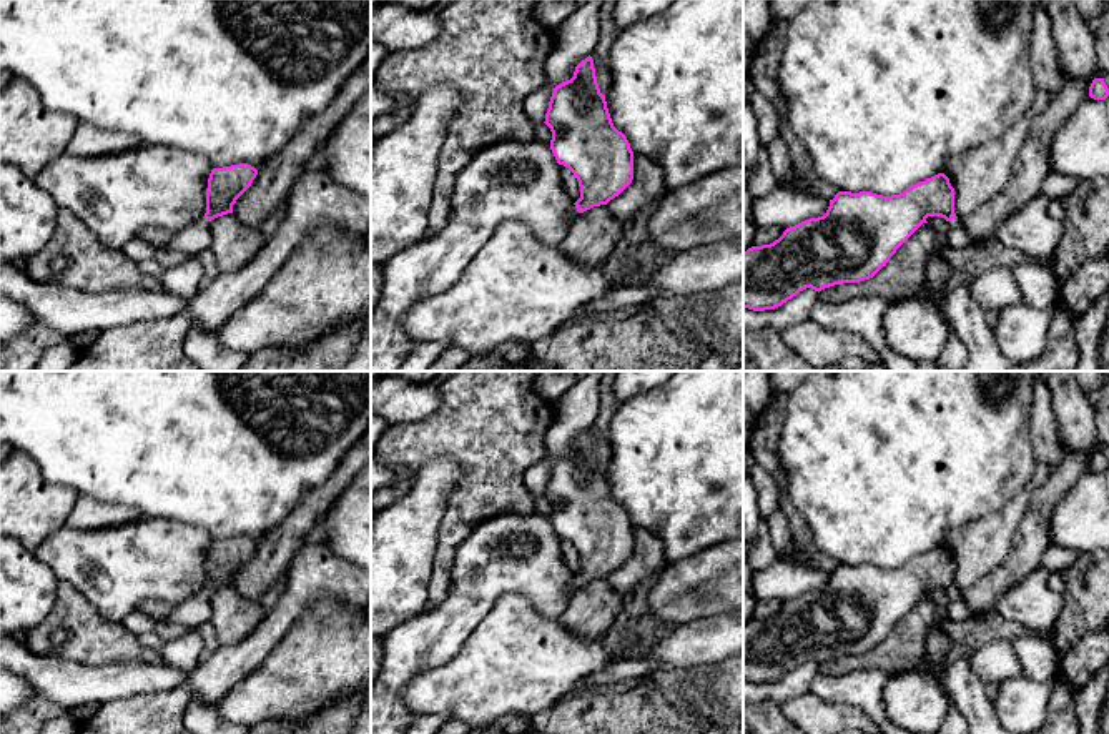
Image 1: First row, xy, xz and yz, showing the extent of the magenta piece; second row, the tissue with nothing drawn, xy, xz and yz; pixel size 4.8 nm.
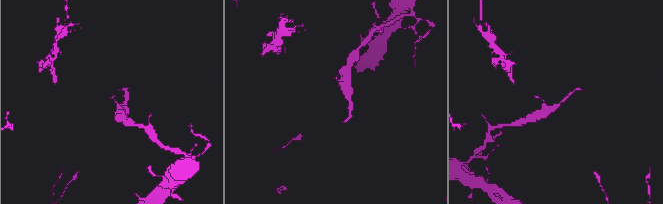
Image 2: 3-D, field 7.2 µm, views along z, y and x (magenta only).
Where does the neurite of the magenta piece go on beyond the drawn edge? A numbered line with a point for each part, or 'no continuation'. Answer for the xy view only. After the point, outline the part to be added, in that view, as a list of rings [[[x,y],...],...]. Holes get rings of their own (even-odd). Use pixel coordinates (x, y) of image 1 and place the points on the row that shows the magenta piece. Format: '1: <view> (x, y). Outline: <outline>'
1: xy (192, 240). Outline: [[[206,218],[196,220],[193,225],[173,233],[171,240],[161,248],[198,256],[203,250],[211,248],[209,221]]]

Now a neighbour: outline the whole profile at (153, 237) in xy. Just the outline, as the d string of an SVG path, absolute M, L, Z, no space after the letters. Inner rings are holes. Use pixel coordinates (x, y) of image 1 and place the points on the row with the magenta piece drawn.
M145 228L141 231L140 240L161 248L163 245L166 245L171 240L173 233L168 233L165 230L156 230L156 228Z

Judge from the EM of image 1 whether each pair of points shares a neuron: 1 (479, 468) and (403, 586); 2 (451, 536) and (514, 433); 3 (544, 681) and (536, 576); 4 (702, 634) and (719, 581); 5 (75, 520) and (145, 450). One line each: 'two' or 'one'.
1: two
2: one
3: two
4: two
5: two

